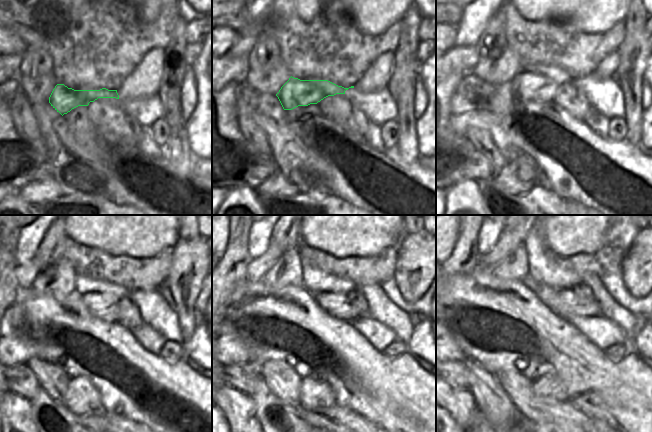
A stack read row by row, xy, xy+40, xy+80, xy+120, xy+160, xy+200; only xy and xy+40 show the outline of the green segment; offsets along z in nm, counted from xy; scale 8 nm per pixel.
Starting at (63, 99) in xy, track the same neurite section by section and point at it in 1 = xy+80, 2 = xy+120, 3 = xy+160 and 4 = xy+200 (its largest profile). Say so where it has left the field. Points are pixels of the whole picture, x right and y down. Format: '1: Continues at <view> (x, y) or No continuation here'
1: Continues at xy+80 (528, 86)
2: Continues at xy+120 (107, 307)
3: Continues at xy+160 (349, 306)
4: Continues at xy+200 (578, 301).

